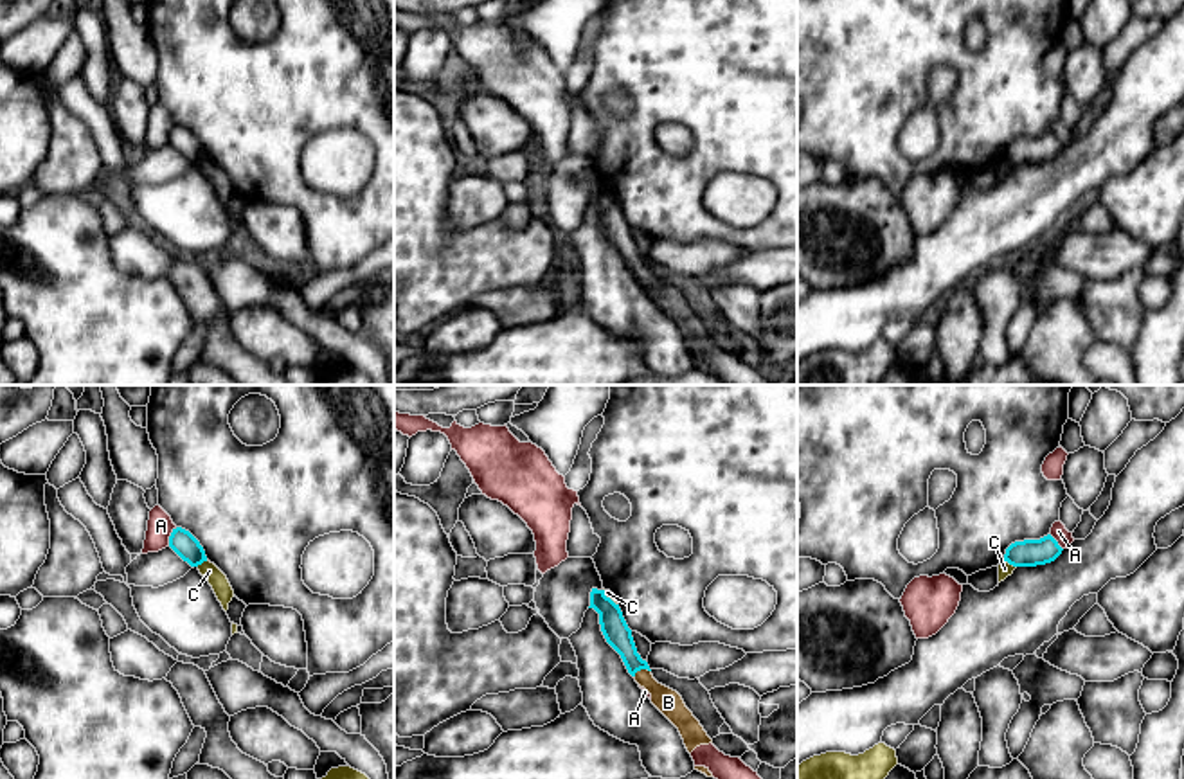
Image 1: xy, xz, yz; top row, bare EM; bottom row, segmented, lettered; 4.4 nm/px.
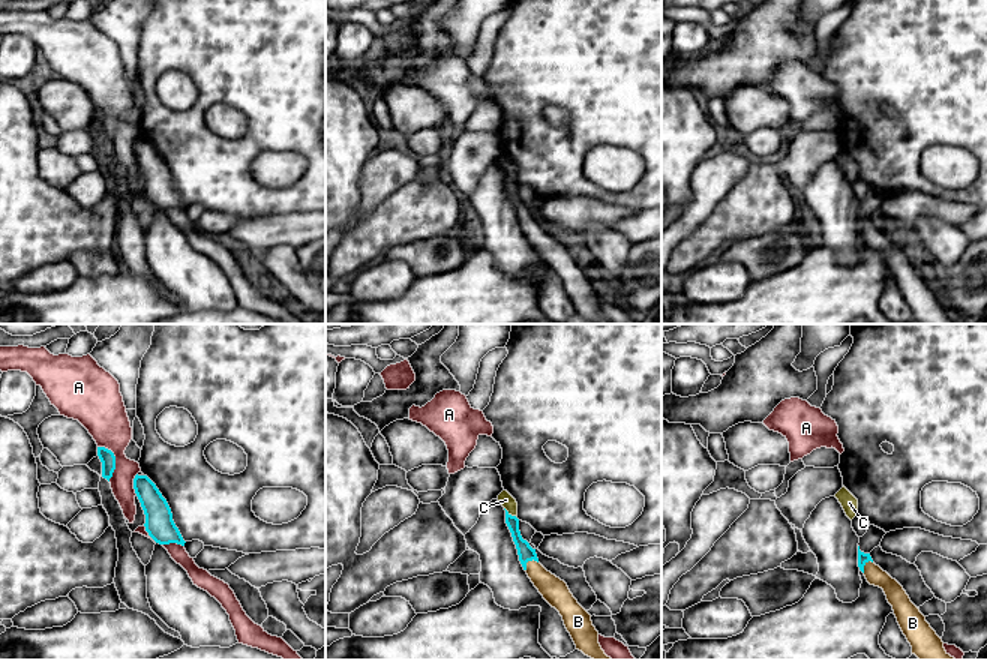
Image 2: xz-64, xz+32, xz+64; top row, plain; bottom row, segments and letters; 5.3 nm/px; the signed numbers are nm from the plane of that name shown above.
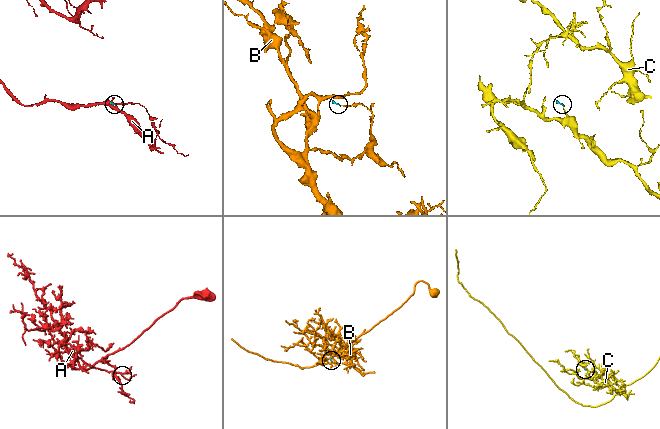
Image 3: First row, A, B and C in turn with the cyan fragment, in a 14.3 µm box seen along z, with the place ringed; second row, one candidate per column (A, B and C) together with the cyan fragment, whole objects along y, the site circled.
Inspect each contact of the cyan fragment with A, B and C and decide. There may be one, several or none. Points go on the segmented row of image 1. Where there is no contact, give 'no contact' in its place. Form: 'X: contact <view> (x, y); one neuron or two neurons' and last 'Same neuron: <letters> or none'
A: contact xy (170, 537); two neurons
B: contact xz (641, 668); one neuron
C: contact yz (1010, 564); two neurons
Same neuron: B

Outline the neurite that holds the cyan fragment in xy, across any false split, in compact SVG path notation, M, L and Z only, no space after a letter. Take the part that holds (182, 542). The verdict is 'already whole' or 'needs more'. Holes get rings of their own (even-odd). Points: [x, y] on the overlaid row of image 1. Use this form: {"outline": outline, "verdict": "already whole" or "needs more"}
{"outline": "M176 527L169 536L169 547L191 567L207 561L205 551L200 542L185 529Z", "verdict": "already whole"}

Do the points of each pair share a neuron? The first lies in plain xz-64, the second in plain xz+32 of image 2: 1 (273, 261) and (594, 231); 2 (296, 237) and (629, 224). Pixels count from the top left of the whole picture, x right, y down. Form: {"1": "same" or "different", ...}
{"1": "same", "2": "same"}

